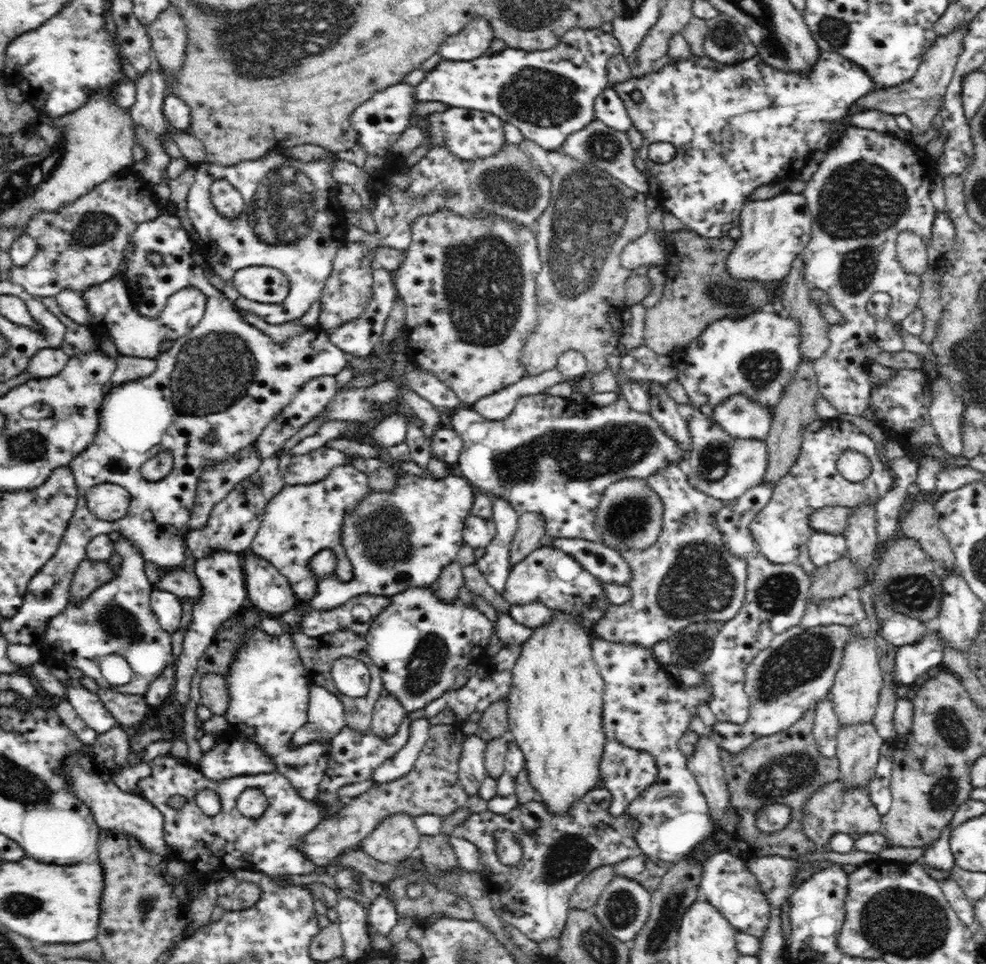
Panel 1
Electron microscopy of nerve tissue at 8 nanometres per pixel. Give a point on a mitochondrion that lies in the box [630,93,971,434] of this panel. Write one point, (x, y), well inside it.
(860, 201)

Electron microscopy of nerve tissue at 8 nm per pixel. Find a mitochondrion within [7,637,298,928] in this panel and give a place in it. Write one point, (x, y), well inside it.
(146, 904)

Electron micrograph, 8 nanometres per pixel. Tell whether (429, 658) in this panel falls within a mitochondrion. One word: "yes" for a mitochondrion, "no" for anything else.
yes

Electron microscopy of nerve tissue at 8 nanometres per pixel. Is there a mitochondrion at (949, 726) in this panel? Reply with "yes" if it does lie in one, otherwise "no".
yes

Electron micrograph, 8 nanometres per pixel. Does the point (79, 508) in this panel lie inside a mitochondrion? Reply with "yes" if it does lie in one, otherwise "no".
no

